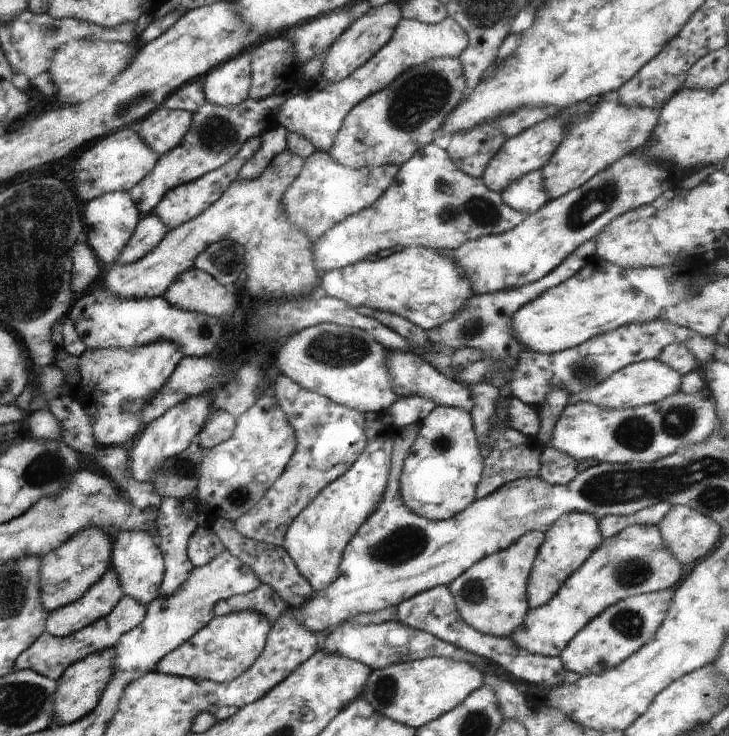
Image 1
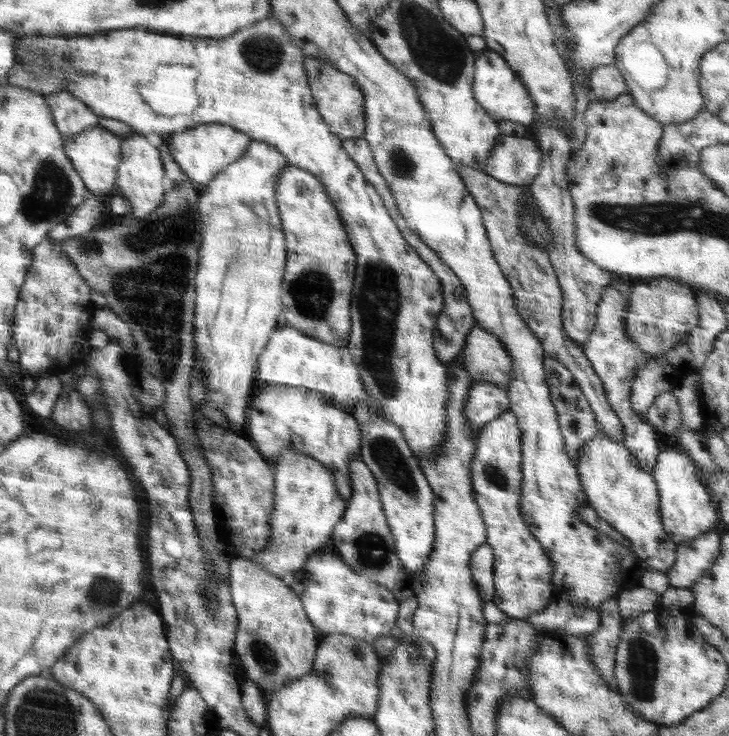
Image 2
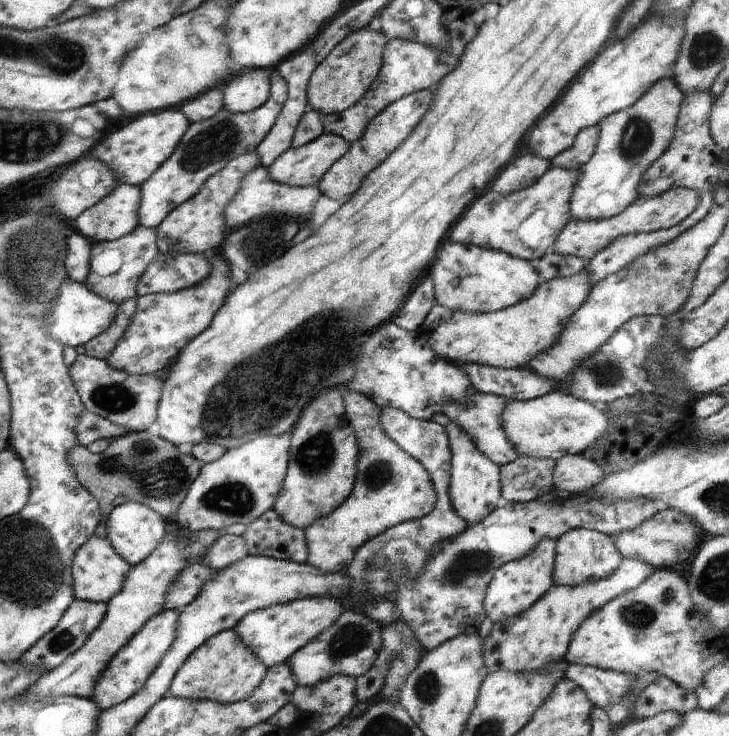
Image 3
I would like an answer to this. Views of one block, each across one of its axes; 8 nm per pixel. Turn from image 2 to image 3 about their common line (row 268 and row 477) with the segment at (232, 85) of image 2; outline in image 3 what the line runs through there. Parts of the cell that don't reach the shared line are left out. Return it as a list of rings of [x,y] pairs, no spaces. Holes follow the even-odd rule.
[[[349,387],[343,388],[341,395],[345,404],[345,416],[348,424],[354,429],[359,444],[359,457],[356,465],[358,475],[355,478],[352,494],[336,510],[333,510],[328,516],[316,519],[310,523],[310,526],[303,529],[308,549],[307,563],[320,569],[323,573],[345,573],[358,547],[362,547],[367,540],[397,524],[430,514],[436,502],[434,483],[422,463],[402,450],[382,430],[379,419],[382,408],[374,404],[374,401],[367,396]]]

